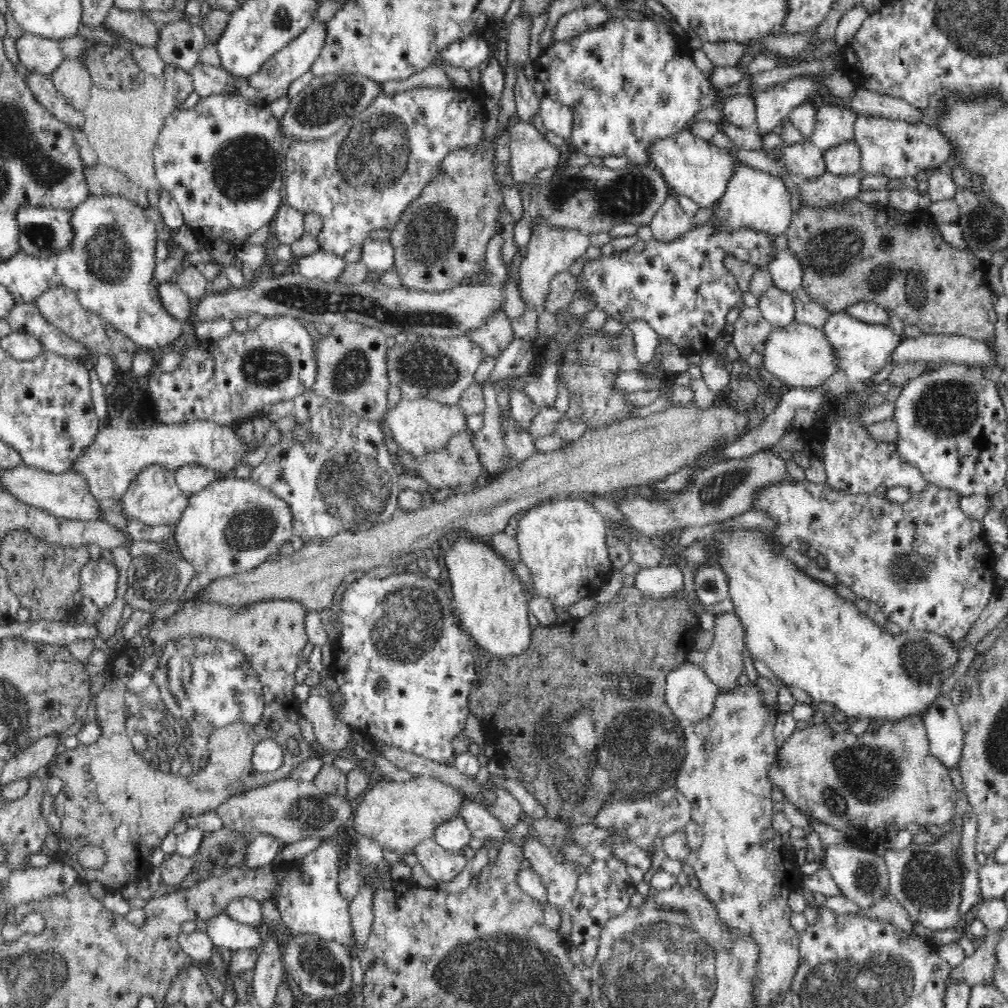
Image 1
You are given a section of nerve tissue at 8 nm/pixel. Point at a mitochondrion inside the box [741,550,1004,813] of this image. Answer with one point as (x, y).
(922, 660)

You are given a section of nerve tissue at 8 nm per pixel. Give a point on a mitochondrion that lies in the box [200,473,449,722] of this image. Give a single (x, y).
(252, 528)

